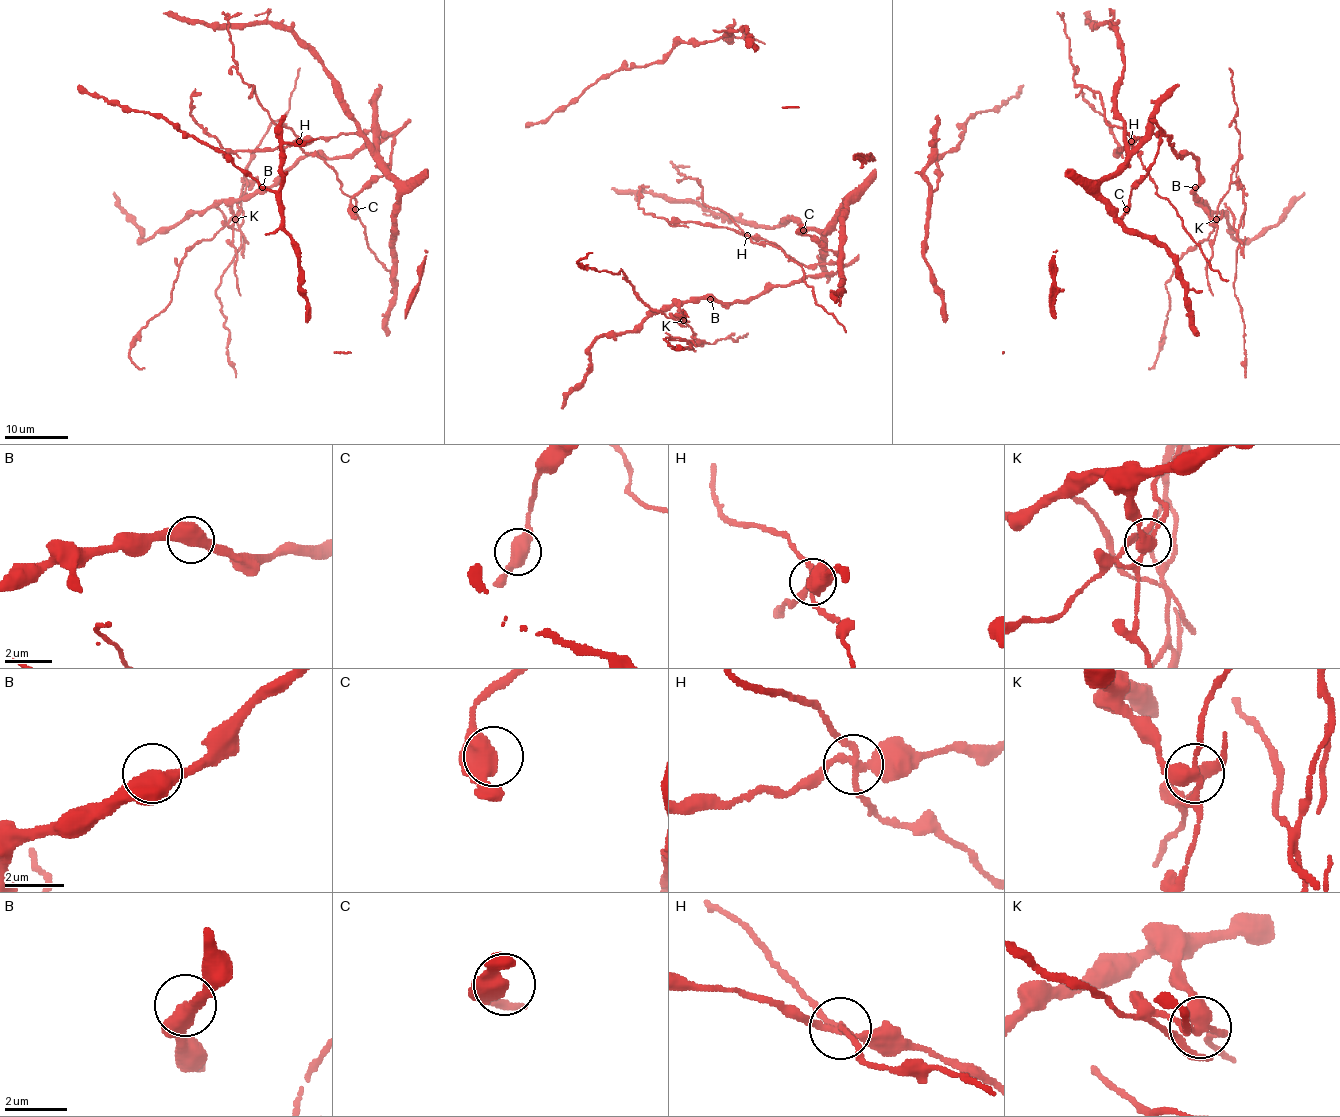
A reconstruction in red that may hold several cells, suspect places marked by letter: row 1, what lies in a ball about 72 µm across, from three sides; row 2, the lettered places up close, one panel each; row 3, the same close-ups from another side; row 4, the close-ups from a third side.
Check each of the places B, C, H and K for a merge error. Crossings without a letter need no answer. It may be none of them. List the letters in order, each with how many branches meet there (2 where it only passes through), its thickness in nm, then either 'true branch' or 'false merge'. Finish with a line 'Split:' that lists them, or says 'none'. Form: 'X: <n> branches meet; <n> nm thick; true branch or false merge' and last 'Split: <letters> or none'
B: 3 branches meet; 440 nm thick; true branch
C: 3 branches meet; 440 nm thick; true branch
H: 4 branches meet; 240 nm thick; false merge
K: 3 branches meet; 360 nm thick; false merge
Split: H, K

